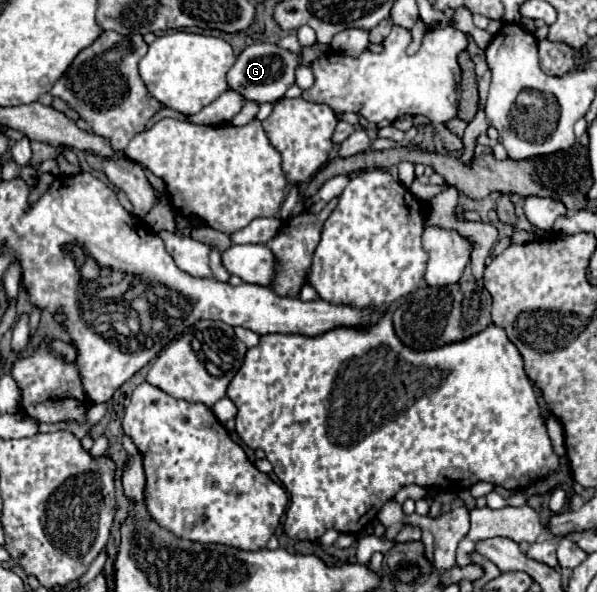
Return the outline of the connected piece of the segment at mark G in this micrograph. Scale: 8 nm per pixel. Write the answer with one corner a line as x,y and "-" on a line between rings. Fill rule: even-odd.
259,42
253,46
247,46
235,60
233,68
227,72
227,84
231,90
239,92
245,102
255,102
257,106
265,102
275,102
283,98
287,88
295,82
295,66
299,64
299,58
291,54
289,50
279,48
277,44

